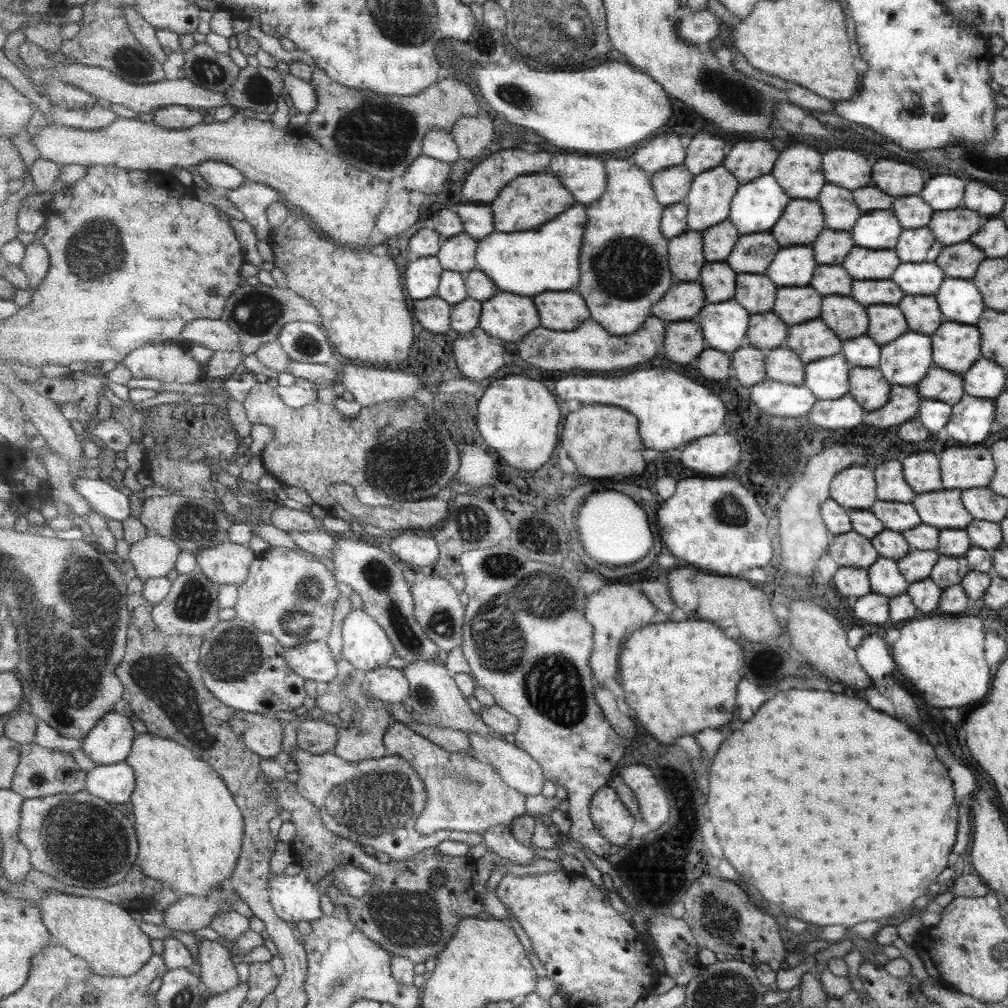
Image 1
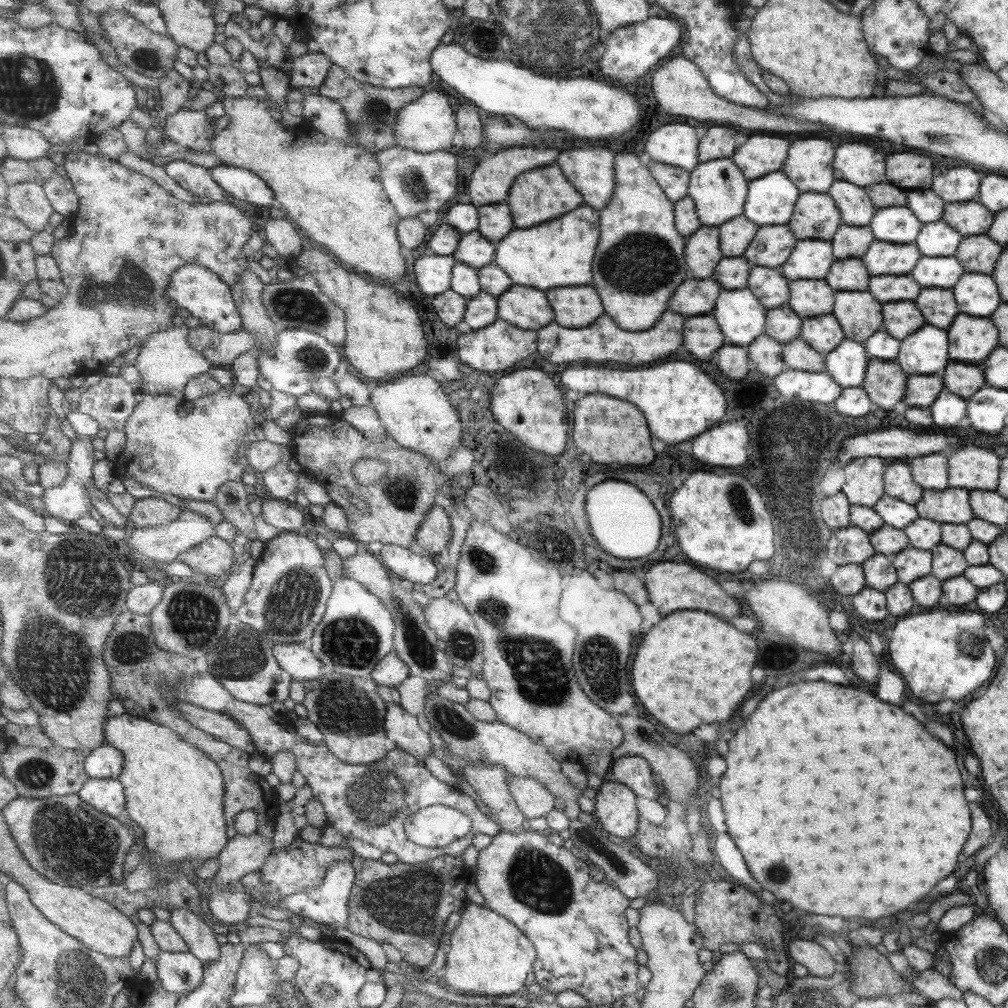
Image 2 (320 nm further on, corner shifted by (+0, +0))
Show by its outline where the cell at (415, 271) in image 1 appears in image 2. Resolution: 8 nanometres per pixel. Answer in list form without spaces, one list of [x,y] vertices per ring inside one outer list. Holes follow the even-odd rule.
[[[423,255],[423,258],[418,258],[414,270],[419,287],[433,297],[451,290],[454,266],[457,264],[454,256]]]

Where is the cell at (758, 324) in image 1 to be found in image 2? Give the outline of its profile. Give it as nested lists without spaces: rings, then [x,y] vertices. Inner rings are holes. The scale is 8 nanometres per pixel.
[[[789,306],[766,309],[765,333],[782,344],[801,336],[802,319]]]

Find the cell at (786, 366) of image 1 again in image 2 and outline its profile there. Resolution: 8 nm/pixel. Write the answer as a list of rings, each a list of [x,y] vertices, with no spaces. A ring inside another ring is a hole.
[[[800,338],[783,344],[782,359],[785,366],[793,370],[807,370],[807,372],[821,372],[825,370],[824,354],[807,346]]]

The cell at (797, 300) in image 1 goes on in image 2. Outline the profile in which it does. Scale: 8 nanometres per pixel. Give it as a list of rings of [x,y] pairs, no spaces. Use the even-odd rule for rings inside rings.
[[[821,280],[790,281],[790,298],[785,304],[801,318],[829,314],[834,306],[835,290]]]

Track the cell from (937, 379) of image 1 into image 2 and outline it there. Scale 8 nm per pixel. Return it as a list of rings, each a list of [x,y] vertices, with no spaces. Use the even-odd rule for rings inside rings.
[[[949,362],[941,372],[945,388],[961,398],[969,398],[977,393],[986,382],[986,377],[979,365]]]

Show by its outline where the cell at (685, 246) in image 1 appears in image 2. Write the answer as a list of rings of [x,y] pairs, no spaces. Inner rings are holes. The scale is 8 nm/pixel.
[[[702,226],[686,242],[686,257],[691,278],[706,279],[714,276],[723,260],[722,238],[719,226]]]

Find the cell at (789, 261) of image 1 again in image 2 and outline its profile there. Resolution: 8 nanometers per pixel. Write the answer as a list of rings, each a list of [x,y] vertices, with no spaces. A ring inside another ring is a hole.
[[[822,239],[798,240],[789,260],[778,270],[790,281],[810,281],[825,278],[834,264],[833,244]]]

